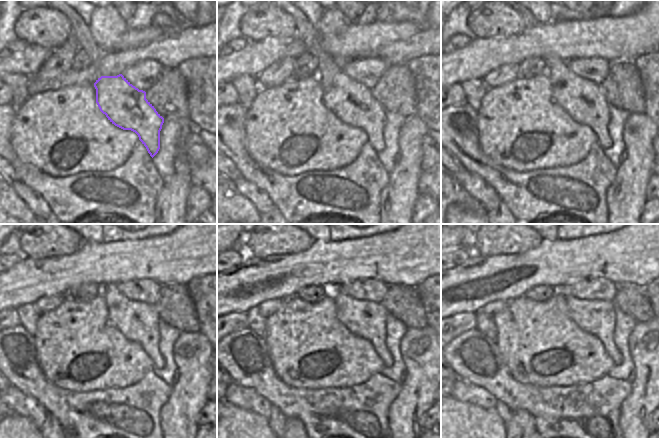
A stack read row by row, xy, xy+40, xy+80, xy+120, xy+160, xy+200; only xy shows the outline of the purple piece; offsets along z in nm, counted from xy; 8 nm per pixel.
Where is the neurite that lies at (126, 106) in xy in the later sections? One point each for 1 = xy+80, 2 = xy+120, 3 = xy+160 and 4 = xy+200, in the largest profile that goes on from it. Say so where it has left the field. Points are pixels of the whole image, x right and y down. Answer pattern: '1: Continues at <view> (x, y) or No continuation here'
1: Continues at xy+80 (583, 99)
2: Continues at xy+120 (138, 321)
3: Continues at xy+160 (367, 319)
4: Continues at xy+200 (598, 317).

